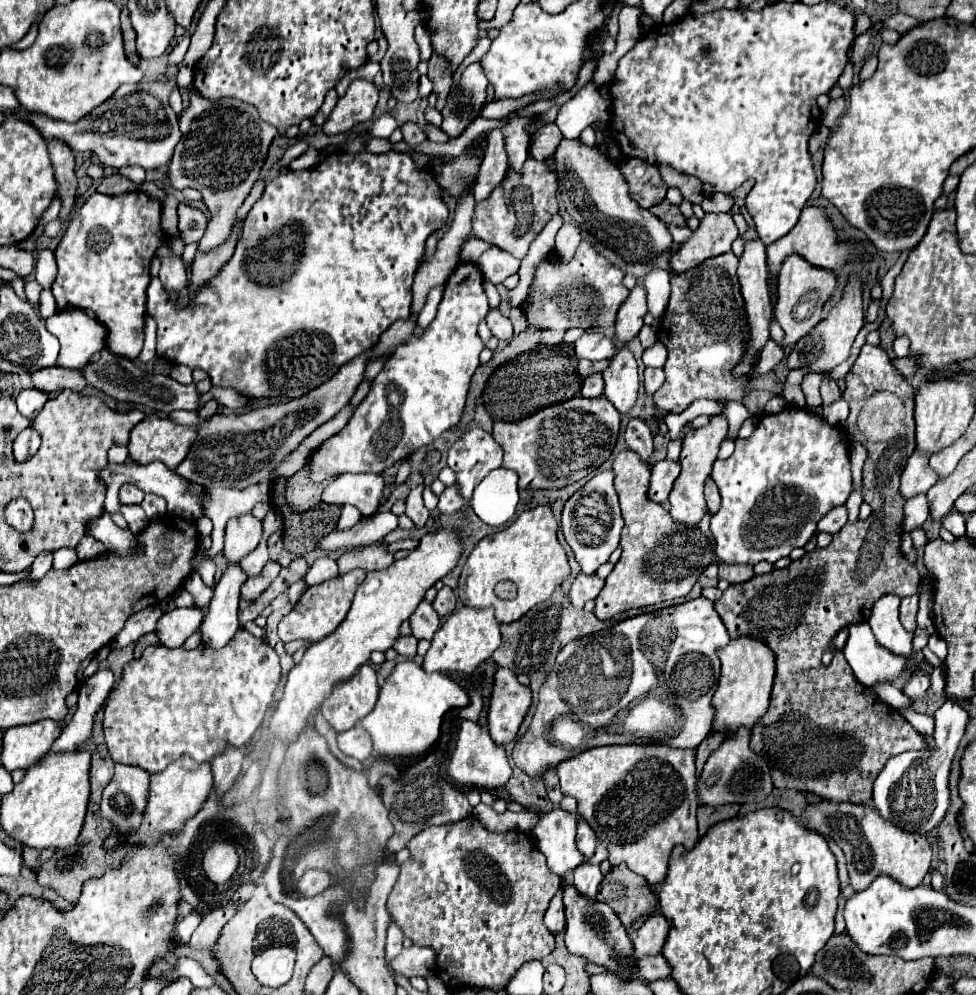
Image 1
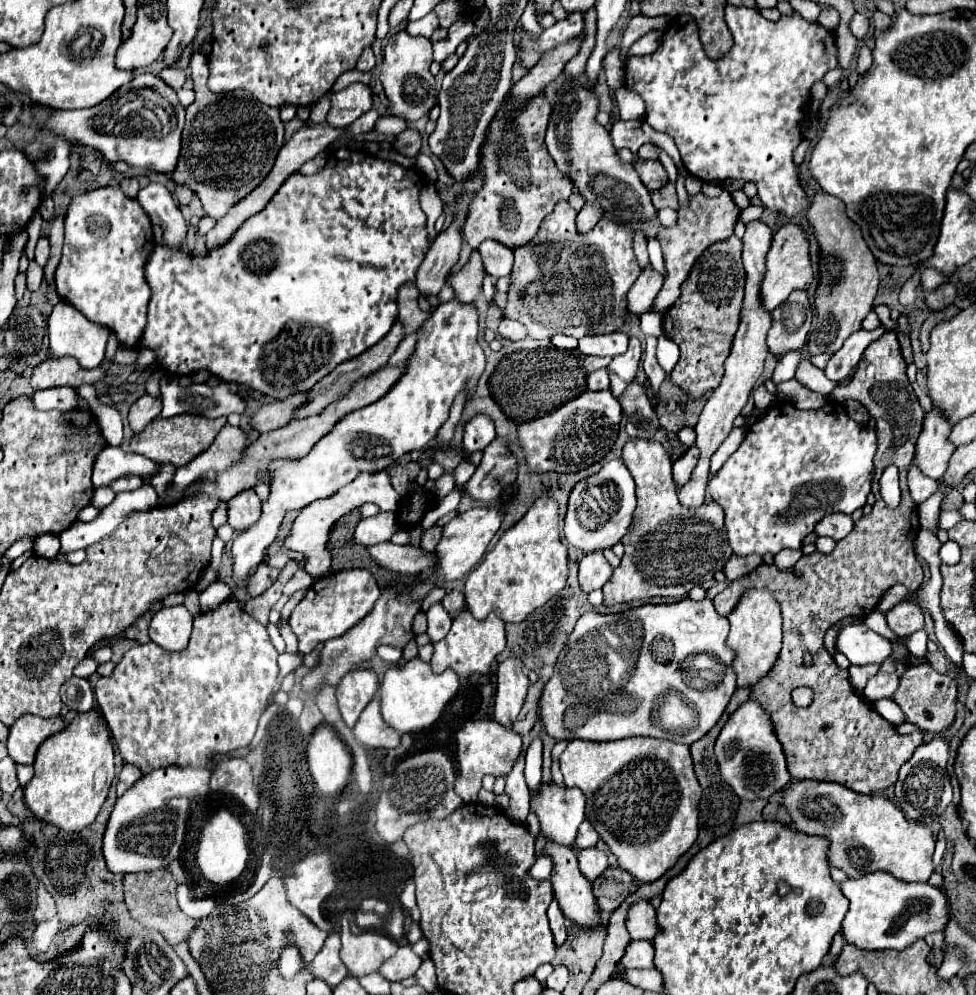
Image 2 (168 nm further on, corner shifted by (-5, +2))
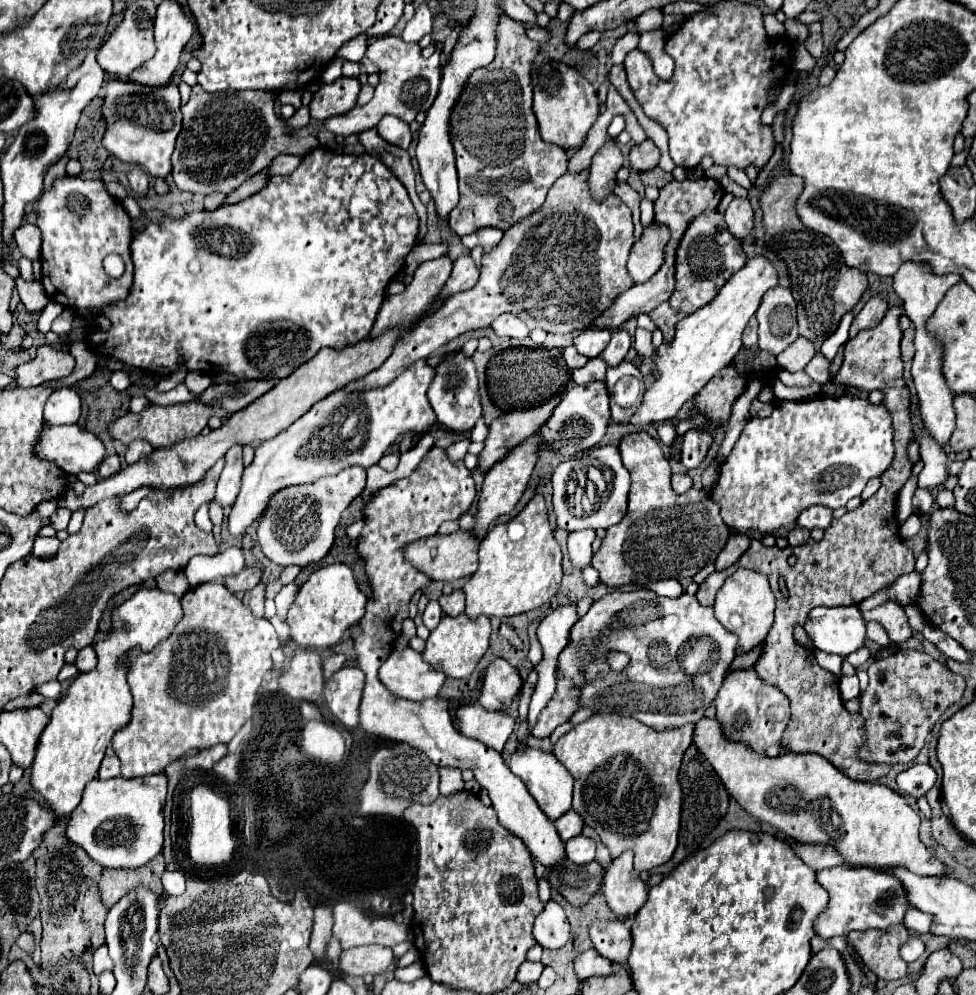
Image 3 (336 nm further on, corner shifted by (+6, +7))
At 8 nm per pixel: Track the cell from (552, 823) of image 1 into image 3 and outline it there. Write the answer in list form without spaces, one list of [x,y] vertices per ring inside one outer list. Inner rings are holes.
[[[527,748],[521,754],[511,754],[509,760],[509,768],[515,776],[519,776],[529,794],[535,798],[535,802],[539,804],[539,808],[543,810],[543,814],[549,820],[557,820],[561,818],[565,812],[571,810],[571,794],[573,794],[573,776],[569,774],[569,770],[565,770],[565,766],[561,766],[561,762],[551,754],[551,752],[541,752],[541,750],[533,750]]]

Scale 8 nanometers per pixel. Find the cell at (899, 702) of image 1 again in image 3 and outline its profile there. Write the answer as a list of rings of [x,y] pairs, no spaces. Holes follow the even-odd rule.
[[[849,676],[849,678],[843,678],[839,682],[839,690],[841,690],[841,696],[843,700],[851,700],[851,698],[857,698],[859,696],[859,678],[857,676]]]

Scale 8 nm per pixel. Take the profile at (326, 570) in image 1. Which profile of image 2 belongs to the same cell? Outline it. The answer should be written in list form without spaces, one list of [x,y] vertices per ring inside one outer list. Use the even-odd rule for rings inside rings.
[[[378,471],[378,473],[360,473],[352,483],[348,483],[346,487],[342,487],[340,493],[336,493],[330,499],[322,499],[322,501],[314,501],[308,507],[304,507],[298,517],[294,519],[288,535],[284,537],[284,547],[290,551],[298,551],[304,555],[304,569],[312,575],[312,577],[322,577],[330,571],[330,561],[332,555],[328,551],[328,539],[330,539],[330,531],[332,527],[352,509],[362,507],[364,503],[376,503],[382,511],[396,511],[398,503],[400,503],[400,495],[392,489],[388,473],[386,471]]]

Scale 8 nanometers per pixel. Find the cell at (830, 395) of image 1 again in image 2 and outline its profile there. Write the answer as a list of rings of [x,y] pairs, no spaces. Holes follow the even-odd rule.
[[[880,325],[880,327],[872,329],[872,331],[860,329],[860,331],[856,331],[852,337],[848,337],[846,343],[844,343],[844,347],[842,347],[838,353],[834,353],[834,357],[826,363],[826,367],[824,367],[826,377],[828,377],[830,381],[834,381],[834,383],[844,381],[844,379],[850,375],[850,371],[858,365],[858,361],[860,361],[864,349],[866,349],[870,343],[878,341],[878,339],[884,335],[884,331],[886,331],[884,325]]]

